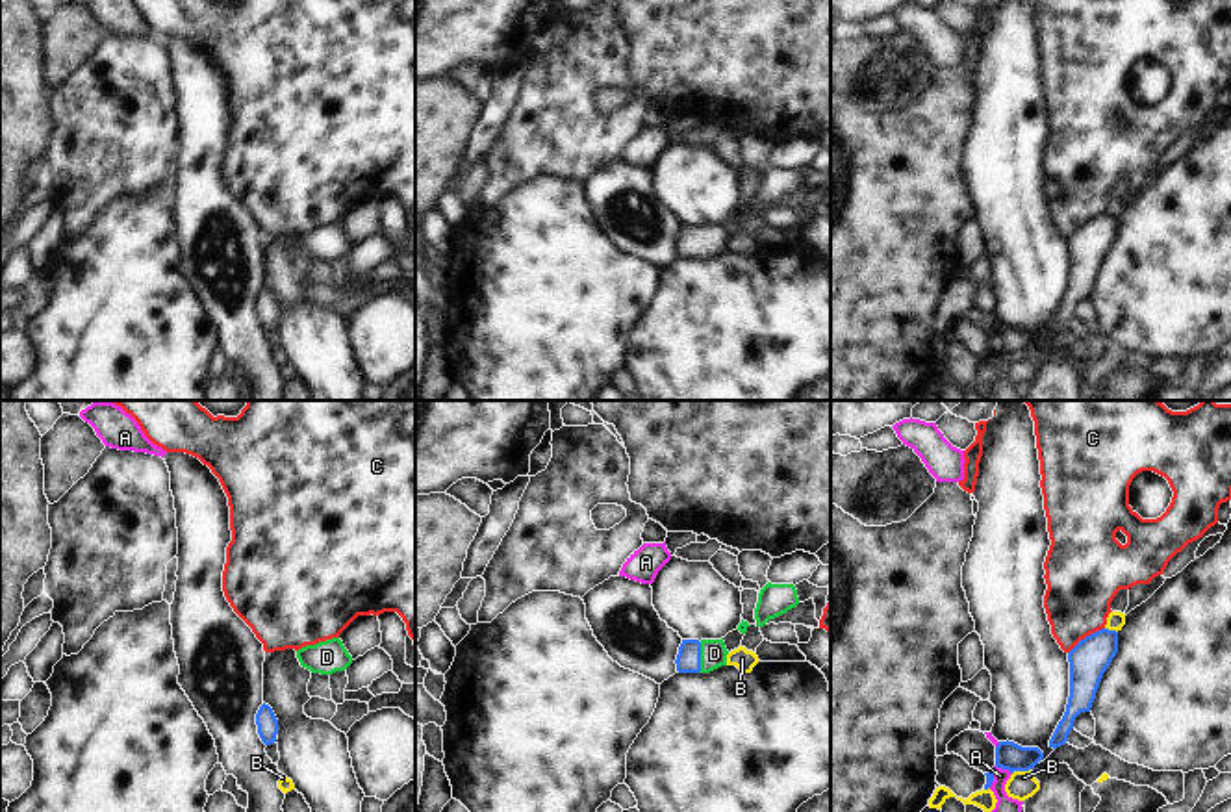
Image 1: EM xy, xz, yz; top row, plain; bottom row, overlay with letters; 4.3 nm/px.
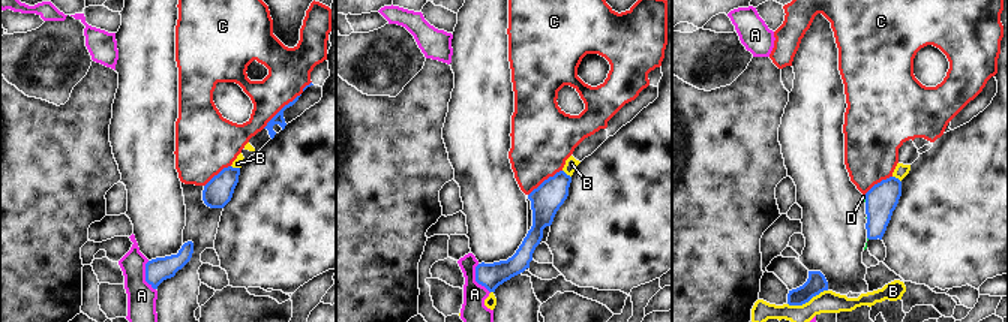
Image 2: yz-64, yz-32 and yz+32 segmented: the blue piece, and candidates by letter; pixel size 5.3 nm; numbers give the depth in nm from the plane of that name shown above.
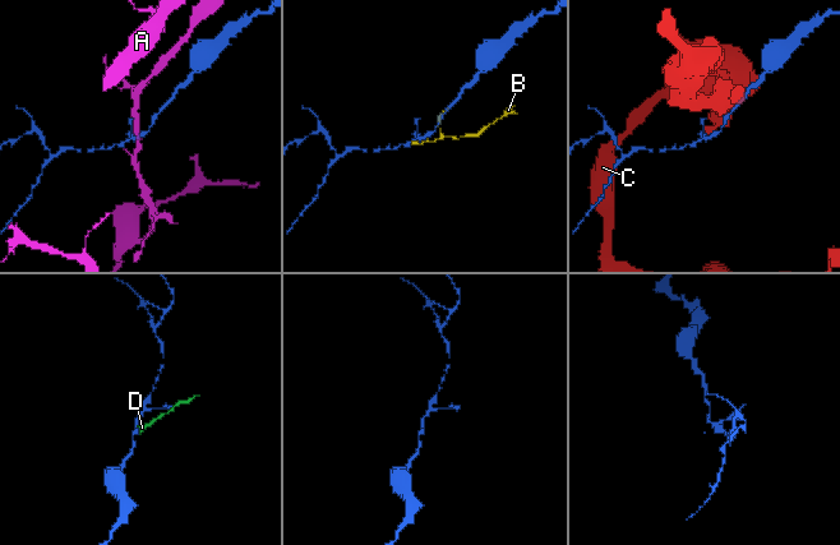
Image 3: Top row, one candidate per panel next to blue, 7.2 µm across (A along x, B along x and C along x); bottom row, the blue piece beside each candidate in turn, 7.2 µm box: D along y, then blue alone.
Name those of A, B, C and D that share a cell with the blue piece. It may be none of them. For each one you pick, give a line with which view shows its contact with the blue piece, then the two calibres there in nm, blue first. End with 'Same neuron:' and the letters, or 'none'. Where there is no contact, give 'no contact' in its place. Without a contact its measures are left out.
D: xz | 110/110 nm
Same neuron: D

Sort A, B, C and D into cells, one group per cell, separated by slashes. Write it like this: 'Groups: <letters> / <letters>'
Groups: A / B / C / D

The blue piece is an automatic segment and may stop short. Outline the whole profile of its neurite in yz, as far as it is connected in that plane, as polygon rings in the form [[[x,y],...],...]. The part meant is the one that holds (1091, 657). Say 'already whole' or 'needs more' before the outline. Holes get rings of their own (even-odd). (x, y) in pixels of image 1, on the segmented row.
already whole; [[[1101,628],[1081,640],[1070,653],[1070,697],[1066,712],[1059,721],[1049,747],[1057,749],[1068,742],[1073,721],[1081,712],[1090,712],[1103,673],[1118,653],[1118,632]]]

